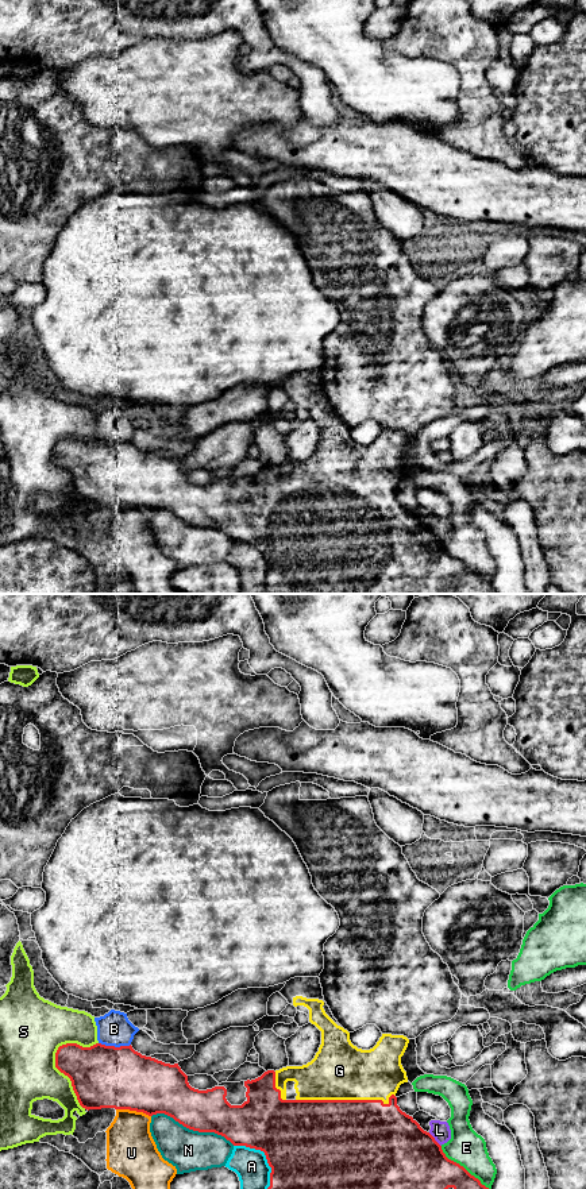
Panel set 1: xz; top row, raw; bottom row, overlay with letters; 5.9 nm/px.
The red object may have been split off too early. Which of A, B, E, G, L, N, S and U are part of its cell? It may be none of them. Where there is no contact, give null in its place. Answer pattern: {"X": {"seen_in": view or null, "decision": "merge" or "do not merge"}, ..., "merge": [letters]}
{"A": {"seen_in": "xz", "decision": "do not merge"}, "B": {"seen_in": "xz", "decision": "do not merge"}, "E": {"seen_in": "xz", "decision": "do not merge"}, "G": {"seen_in": "xz", "decision": "merge"}, "L": {"seen_in": "xz", "decision": "do not merge"}, "N": {"seen_in": "xz", "decision": "do not merge"}, "S": {"seen_in": "xz", "decision": "do not merge"}, "U": {"seen_in": "xz", "decision": "do not merge"}, "merge": ["G"]}

